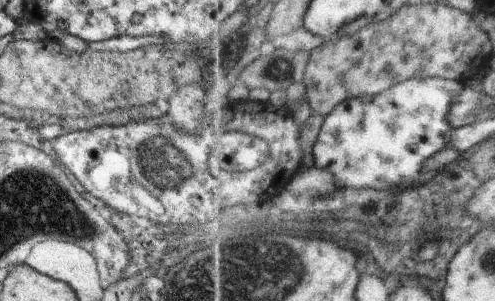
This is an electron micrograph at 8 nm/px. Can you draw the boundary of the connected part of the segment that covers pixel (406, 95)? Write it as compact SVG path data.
M413 78L398 83L393 89L382 94L351 98L338 105L322 125L314 145L316 165L328 169L336 178L337 185L344 188L390 188L406 181L408 185L420 182L424 176L420 170L424 164L444 148L450 148L456 126L449 119L455 98L468 86L467 81L447 78Z

